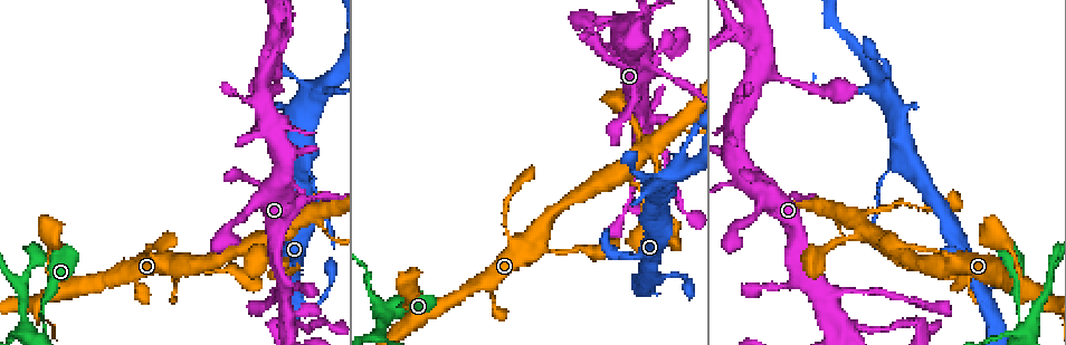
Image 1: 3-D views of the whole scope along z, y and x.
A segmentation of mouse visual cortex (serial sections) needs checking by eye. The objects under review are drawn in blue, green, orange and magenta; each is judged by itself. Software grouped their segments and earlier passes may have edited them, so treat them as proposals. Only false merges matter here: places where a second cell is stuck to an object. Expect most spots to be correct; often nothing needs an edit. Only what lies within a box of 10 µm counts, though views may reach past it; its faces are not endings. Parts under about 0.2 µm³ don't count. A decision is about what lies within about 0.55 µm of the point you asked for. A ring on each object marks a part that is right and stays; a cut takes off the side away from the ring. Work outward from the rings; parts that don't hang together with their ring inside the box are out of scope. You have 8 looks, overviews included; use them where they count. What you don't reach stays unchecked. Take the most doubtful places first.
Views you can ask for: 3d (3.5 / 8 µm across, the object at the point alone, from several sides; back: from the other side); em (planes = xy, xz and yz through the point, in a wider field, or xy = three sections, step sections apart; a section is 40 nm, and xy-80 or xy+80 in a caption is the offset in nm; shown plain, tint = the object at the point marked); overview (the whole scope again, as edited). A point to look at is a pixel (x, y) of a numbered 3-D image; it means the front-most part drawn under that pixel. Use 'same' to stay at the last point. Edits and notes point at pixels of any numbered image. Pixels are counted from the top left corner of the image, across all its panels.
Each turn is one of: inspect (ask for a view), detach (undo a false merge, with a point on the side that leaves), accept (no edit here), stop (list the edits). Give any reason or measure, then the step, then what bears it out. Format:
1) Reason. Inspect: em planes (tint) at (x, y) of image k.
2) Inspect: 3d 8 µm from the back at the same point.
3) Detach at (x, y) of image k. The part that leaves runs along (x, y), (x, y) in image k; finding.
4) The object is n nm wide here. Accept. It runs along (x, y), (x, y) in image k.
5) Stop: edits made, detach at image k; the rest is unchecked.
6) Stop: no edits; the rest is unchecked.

Four arms meet. Inspect: 3d 3.5 µm at (276, 164) of image 1.

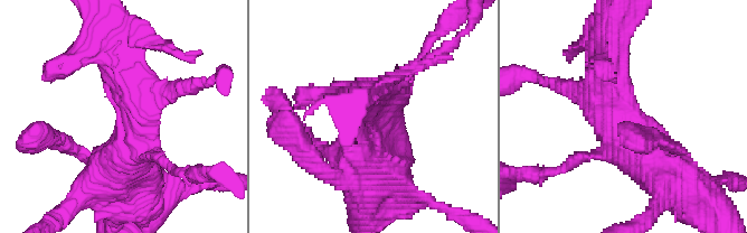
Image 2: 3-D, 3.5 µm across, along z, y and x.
Need the tissue. Inspect: em xy step 2 (tint) at (127, 118) of image 2.

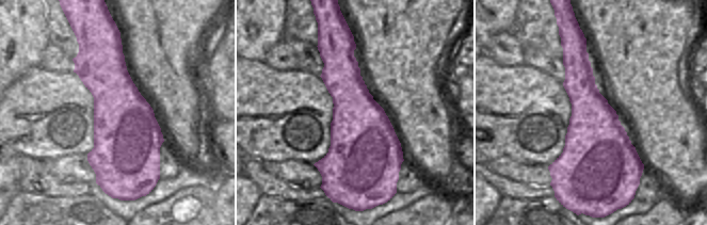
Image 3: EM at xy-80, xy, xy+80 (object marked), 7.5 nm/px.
Accept. It runs along (661, 173), (601, 101), (601, 53) in image 2; one cell here.

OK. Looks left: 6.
Three-way junction. Inspect: 3d 3.5 µm from the back at (44, 326) of image 1.

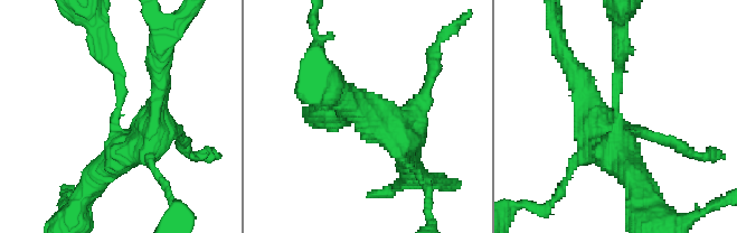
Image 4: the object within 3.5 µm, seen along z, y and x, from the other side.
The arms are 200, 450, 500 nm wide. Accept. It runs along (621, 44), (615, 148), (597, 127) in image 4; one cell here.

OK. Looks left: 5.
Thick turns thin. Inspect: 3d 3.5 µm at (537, 248) of image 1.

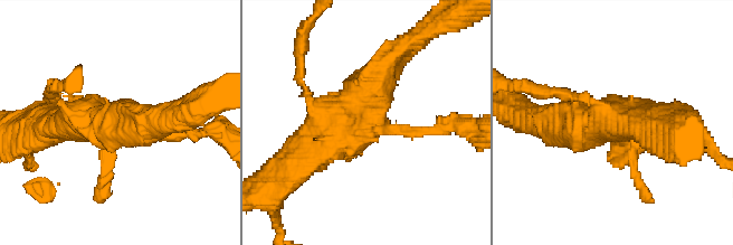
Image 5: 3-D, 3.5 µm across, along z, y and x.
Inspect: em xy step 3 (tint) at (366, 125) of image 5.

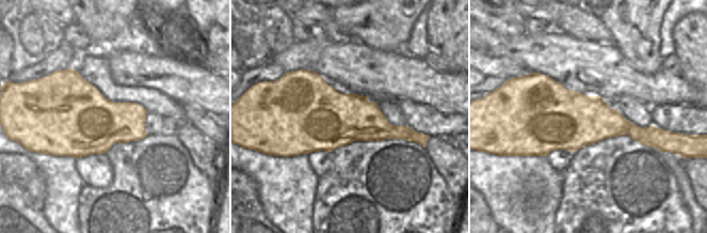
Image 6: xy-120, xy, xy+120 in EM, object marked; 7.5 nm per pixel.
Accept. It runs along (306, 153), (346, 113), (436, 130) in image 5; continuous, no second cell.

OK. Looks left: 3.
Stop: no edits; the rest is unchecked.

